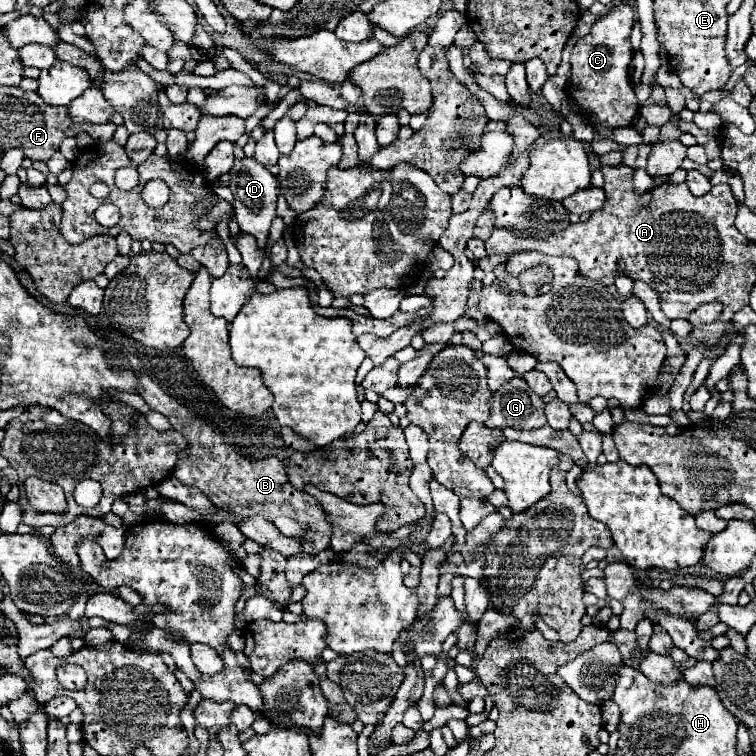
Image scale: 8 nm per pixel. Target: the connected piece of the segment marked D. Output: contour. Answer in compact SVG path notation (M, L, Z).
M244 158L236 160L232 172L230 172L230 190L234 194L234 218L240 224L240 230L246 234L252 234L258 240L258 248L266 248L268 242L268 230L276 216L276 198L278 198L278 184L276 178L256 160Z

